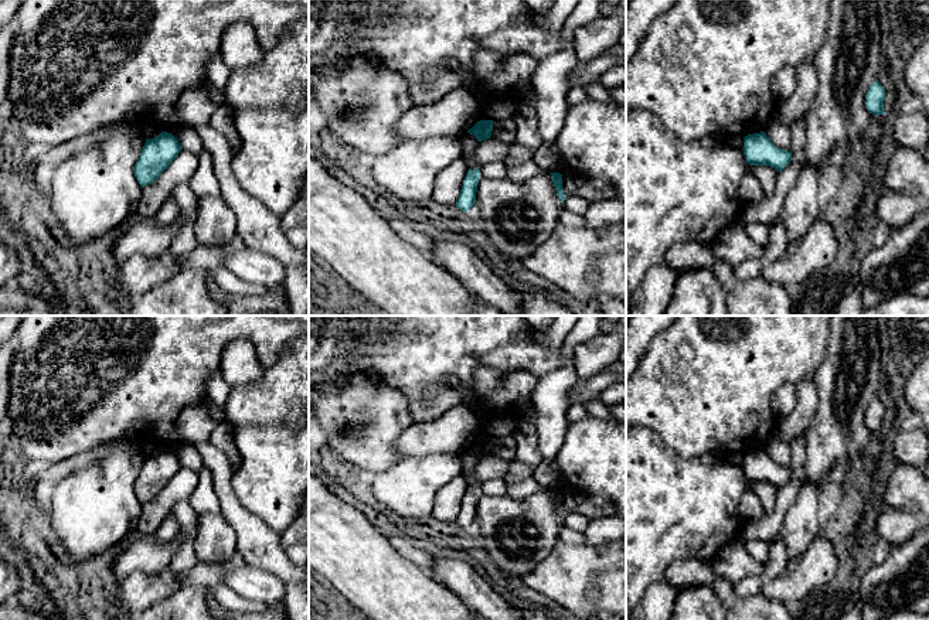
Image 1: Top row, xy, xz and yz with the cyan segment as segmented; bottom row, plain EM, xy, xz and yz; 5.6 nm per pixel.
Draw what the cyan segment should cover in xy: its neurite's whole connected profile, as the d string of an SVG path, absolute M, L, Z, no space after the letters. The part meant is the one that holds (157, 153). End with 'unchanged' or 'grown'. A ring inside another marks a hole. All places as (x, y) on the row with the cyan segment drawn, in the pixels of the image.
M161 132L154 139L146 139L140 157L133 167L140 187L154 183L181 150L177 137L167 132Z; unchanged

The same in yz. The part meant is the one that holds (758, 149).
M765 132L745 136L742 150L748 164L770 166L777 173L792 161L792 153L776 147Z; unchanged

